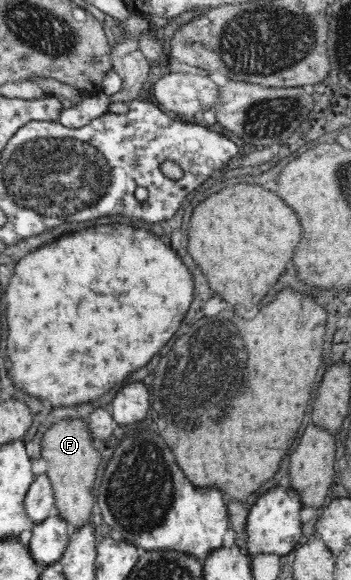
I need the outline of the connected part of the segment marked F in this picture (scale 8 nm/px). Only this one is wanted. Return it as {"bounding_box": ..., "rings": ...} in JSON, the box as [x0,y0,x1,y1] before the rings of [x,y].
{"bounding_box":[41,421,101,530],"rings":[[[58,421],[43,435],[41,455],[46,461],[47,470],[45,474],[50,479],[53,488],[56,512],[63,517],[63,520],[67,521],[67,525],[72,530],[79,530],[91,523],[89,516],[95,505],[95,501],[93,501],[93,485],[95,485],[99,463],[101,463],[101,455],[97,451],[97,445],[92,443],[93,439],[90,436],[90,430],[87,431],[85,421]]]}

